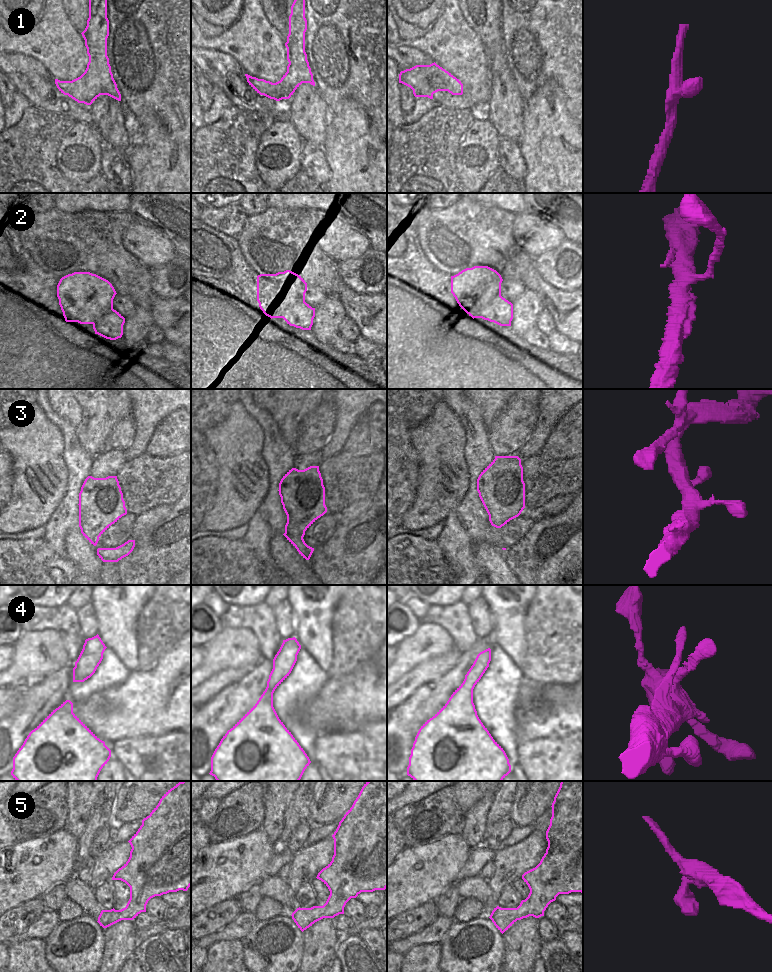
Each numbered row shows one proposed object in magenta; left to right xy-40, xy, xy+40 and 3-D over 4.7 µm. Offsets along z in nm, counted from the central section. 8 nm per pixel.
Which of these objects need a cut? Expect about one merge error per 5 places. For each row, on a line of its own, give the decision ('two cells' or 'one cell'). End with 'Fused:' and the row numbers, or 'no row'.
1: one cell
2: one cell
3: one cell
4: one cell
5: one cell
Fused: no row

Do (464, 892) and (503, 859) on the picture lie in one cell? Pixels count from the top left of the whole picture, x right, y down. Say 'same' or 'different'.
different

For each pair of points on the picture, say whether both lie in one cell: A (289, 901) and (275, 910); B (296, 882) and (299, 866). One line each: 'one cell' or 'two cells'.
A: two cells
B: one cell

